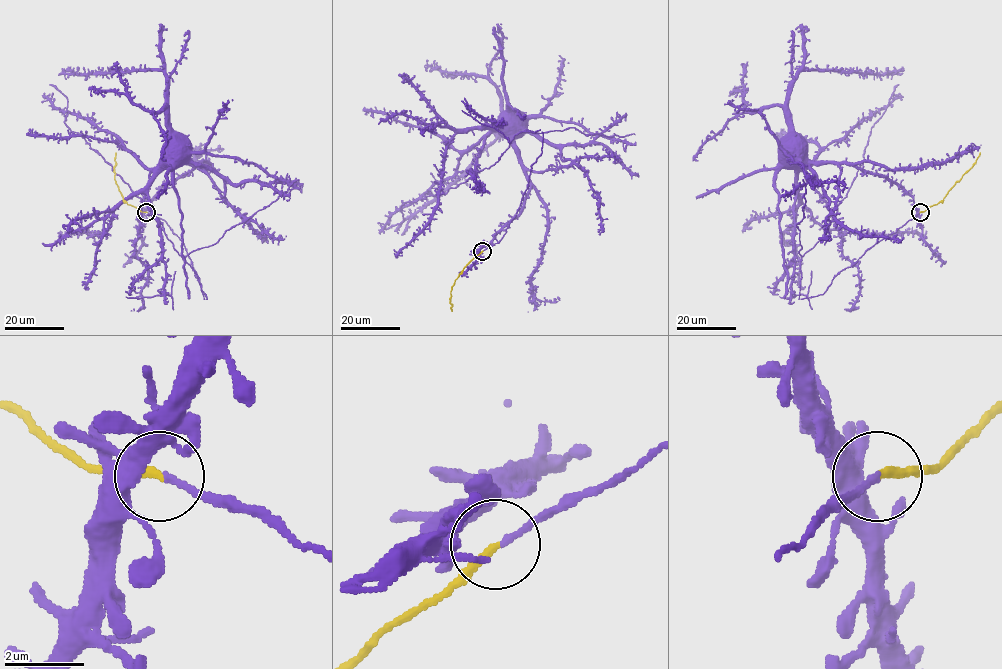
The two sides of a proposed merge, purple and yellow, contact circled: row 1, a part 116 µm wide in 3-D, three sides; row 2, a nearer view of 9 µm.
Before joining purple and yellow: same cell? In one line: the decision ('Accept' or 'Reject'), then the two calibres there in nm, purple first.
Accept. Thickness 110 nm (purple) against 200 nm

